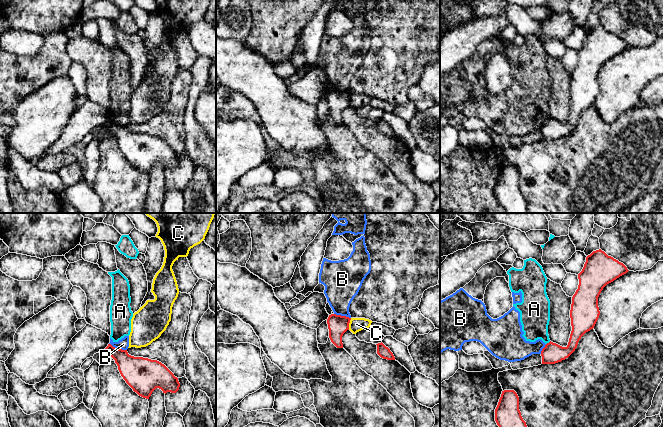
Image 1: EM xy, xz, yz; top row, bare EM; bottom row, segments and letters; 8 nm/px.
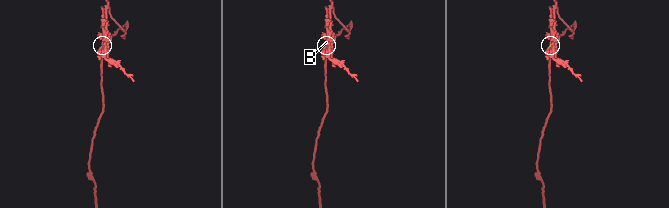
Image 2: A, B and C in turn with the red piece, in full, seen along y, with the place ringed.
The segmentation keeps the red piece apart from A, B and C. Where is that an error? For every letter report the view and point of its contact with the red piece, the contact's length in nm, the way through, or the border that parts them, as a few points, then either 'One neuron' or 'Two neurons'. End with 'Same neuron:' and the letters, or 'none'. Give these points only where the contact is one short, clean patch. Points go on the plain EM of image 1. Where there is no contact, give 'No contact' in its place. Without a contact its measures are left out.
A: Touches red at yz (549, 118). Shared border 50 nm. Boundary: yz (550, 117), (546, 120). Two neurons
B: Touches red at xy (118, 124). Shared border 160 nm. Boundary: xy (109, 119), (126, 126). Two neurons
C: Touches red at xz (348, 100). Shared border 100 nm. Boundary: xz (351, 94), (348, 105). Two neurons
Same neuron: none

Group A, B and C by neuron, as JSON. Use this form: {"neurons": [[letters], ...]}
{"neurons": [["A", "B"], ["C"]]}

